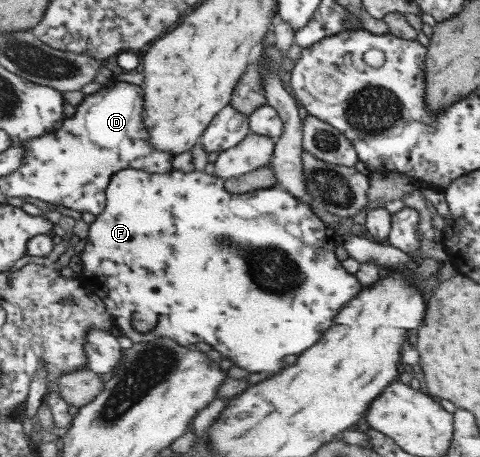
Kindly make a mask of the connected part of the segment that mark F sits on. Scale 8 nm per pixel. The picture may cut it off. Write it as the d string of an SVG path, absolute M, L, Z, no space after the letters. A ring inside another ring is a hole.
M128 167L126 170L117 172L113 176L107 191L106 210L96 217L89 227L87 244L80 254L83 261L83 273L79 280L92 293L101 297L114 320L118 320L118 326L126 330L126 326L134 332L133 316L144 310L158 313L158 324L151 330L155 336L134 336L134 342L150 342L160 337L168 337L190 346L196 342L208 342L216 350L220 350L226 358L234 360L240 368L246 368L250 372L280 372L284 368L284 358L294 354L300 356L308 348L312 348L328 328L333 327L338 314L346 303L352 302L354 298L365 291L365 285L358 280L354 273L350 272L342 262L336 258L336 248L344 245L344 237L336 233L336 230L324 224L316 214L312 212L309 205L299 201L292 193L280 189L279 186L260 189L247 193L232 193L225 188L224 179L217 175L212 176L206 171L182 172L171 170L166 174L139 171L136 168Z

